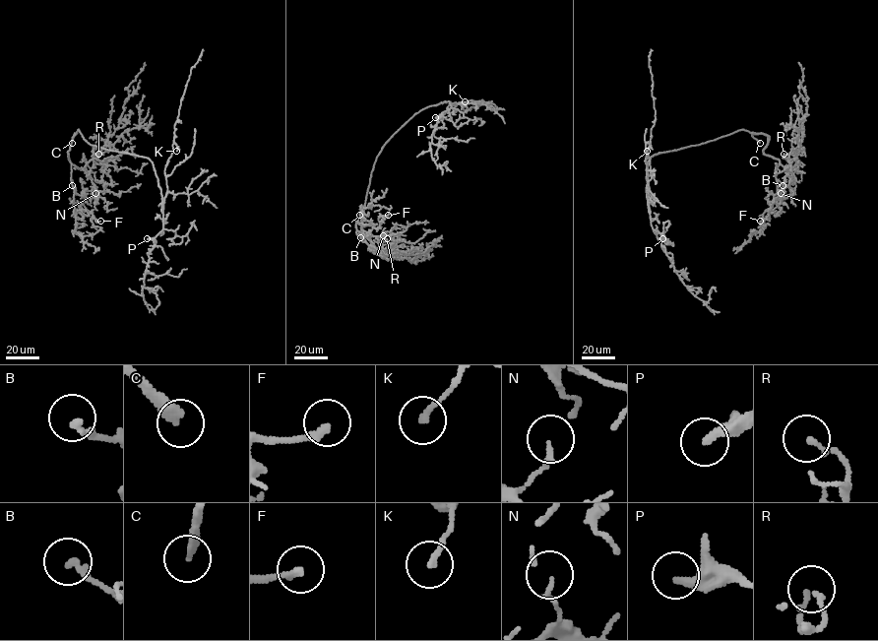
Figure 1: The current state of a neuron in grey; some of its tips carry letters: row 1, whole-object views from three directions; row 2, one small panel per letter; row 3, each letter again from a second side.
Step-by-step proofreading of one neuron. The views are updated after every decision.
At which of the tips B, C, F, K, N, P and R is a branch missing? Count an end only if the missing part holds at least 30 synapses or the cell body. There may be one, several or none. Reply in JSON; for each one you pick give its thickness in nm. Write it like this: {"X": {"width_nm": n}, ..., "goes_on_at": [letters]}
{"C": {"width_nm": 300}, "F": {"width_nm": 200}, "goes_on_at": ["C", "F"]}

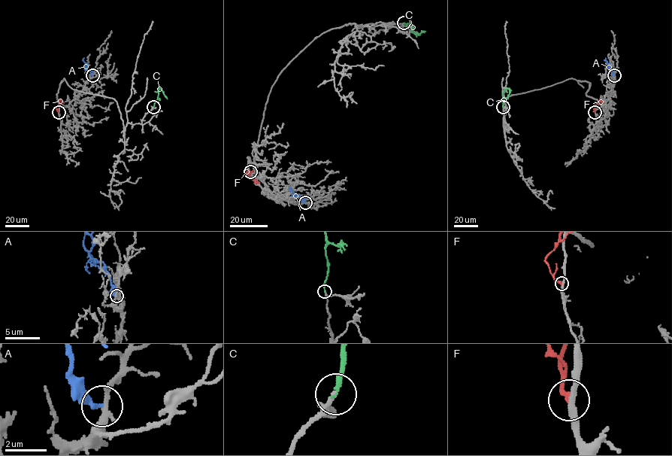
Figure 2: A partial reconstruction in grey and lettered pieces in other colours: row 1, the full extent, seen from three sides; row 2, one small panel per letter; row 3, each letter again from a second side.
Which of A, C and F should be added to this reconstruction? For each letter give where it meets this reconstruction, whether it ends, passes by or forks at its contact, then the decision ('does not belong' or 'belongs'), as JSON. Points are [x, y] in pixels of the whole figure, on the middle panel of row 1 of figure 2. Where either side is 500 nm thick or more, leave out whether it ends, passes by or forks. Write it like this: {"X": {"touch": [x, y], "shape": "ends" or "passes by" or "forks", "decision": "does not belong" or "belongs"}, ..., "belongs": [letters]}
{"A": {"touch": [305, 202], "shape": "ends", "decision": "does not belong"}, "C": {"touch": [404, 22], "shape": "ends", "decision": "belongs"}, "F": {"touch": [250, 171], "shape": "ends", "decision": "does not belong"}, "belongs": ["C"]}

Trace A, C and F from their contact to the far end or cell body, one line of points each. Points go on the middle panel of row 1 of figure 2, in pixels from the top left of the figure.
A: (305, 202), (293, 196), (293, 191), (289, 189), (292, 189)
C: (404, 22), (411, 22), (415, 33), (425, 31)
F: (250, 171), (246, 172), (251, 179), (259, 182)

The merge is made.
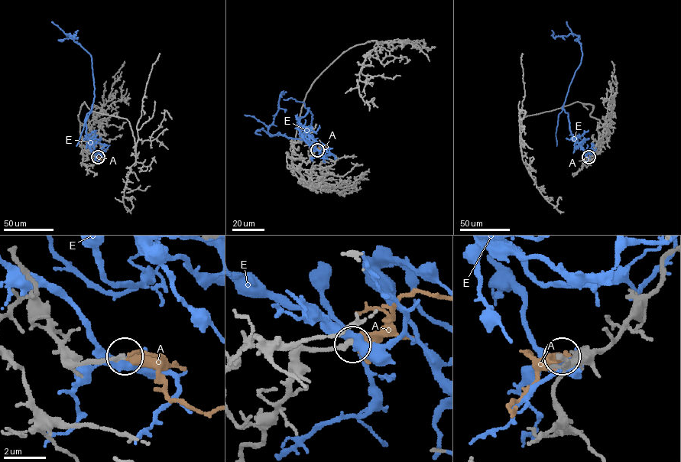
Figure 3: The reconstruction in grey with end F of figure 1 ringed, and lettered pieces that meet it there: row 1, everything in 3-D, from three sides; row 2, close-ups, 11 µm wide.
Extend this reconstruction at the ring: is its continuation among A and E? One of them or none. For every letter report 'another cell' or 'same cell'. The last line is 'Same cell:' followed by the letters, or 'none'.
A: same cell
E: another cell
Same cell: A

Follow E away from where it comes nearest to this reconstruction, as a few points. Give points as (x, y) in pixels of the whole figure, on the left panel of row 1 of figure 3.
E: (98, 157), (87, 142), (84, 122), (94, 97), (92, 58), (66, 35), (74, 37), (78, 30)

